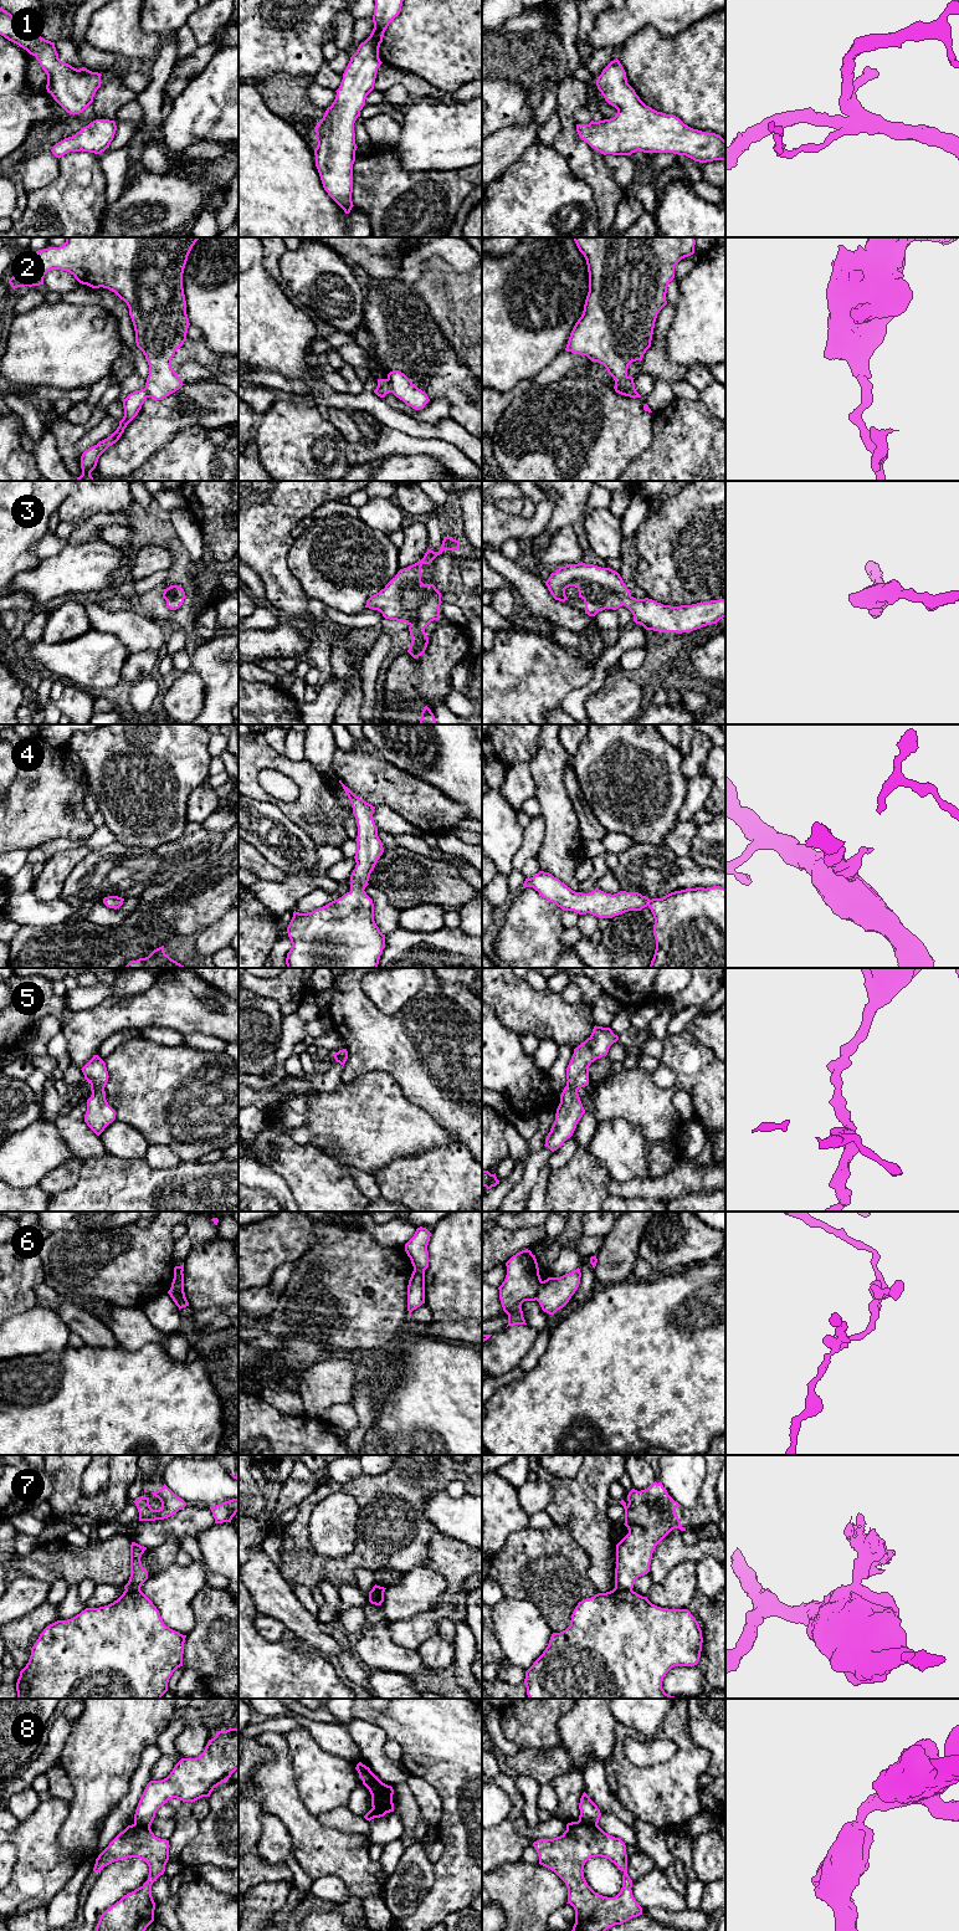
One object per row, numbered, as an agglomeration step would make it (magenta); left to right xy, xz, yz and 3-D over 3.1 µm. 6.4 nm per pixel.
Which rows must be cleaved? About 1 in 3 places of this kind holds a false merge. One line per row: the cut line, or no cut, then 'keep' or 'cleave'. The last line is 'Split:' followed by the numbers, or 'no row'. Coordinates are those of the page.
1: no cut; keep
2: cut in xz along (386, 379), (391, 392); cleave
3: no cut; keep
4: no cut; keep
5: no cut; keep
6: cut in xy along (172, 1286), (178, 1291), (179, 1306); cleave
7: cut in yz along (615, 1587), (622, 1591), (631, 1591); cleave
8: cut in yz along (578, 1821), (596, 1826); cleave
Split: 2, 6, 7, 8

